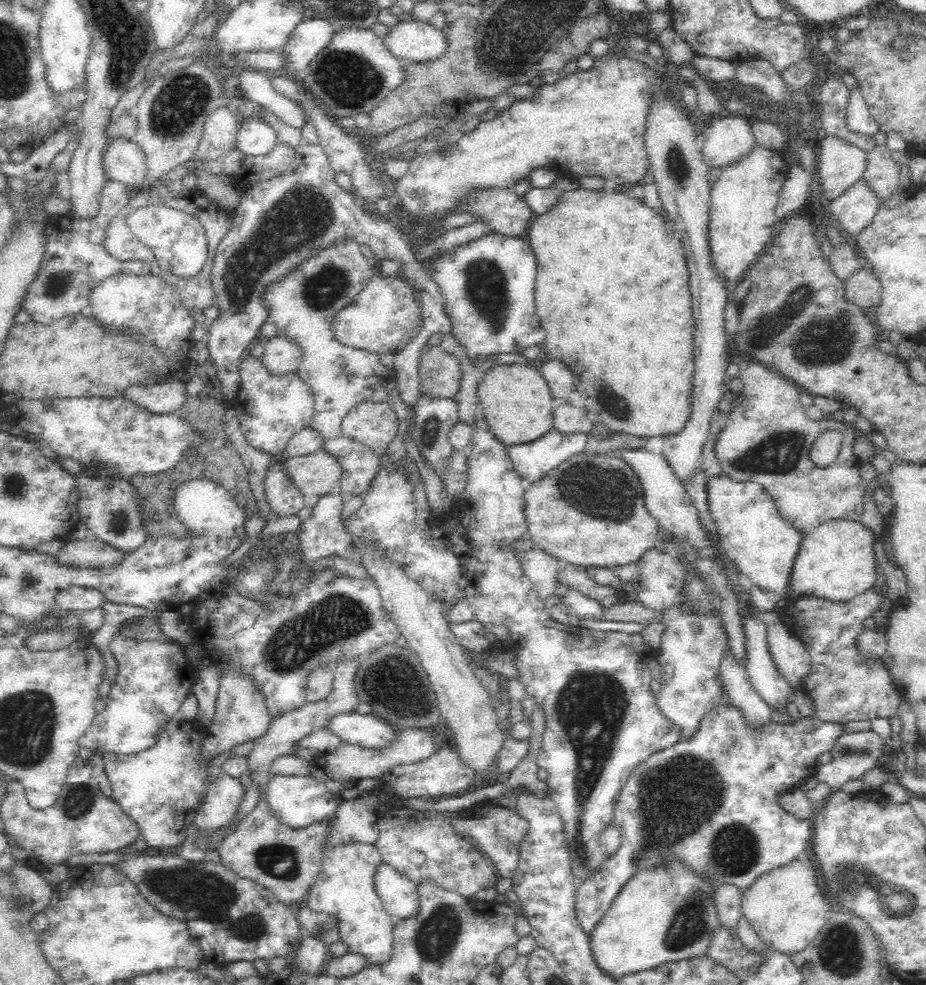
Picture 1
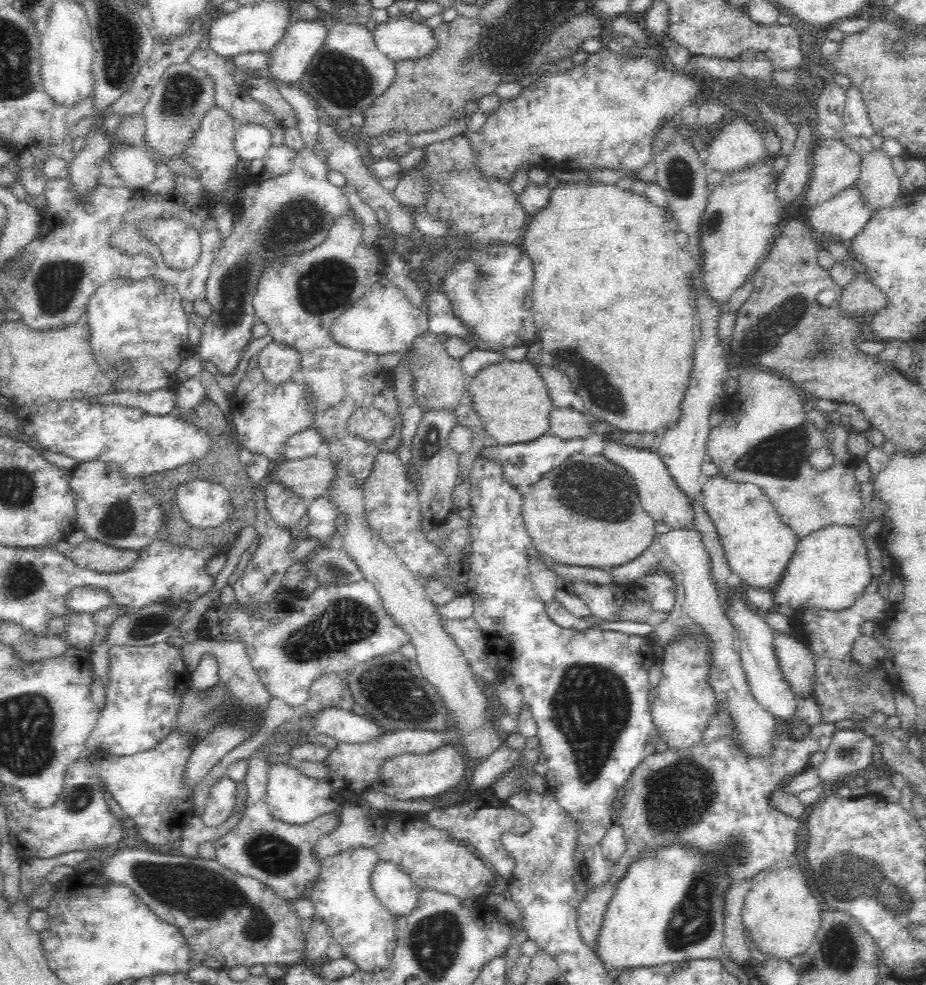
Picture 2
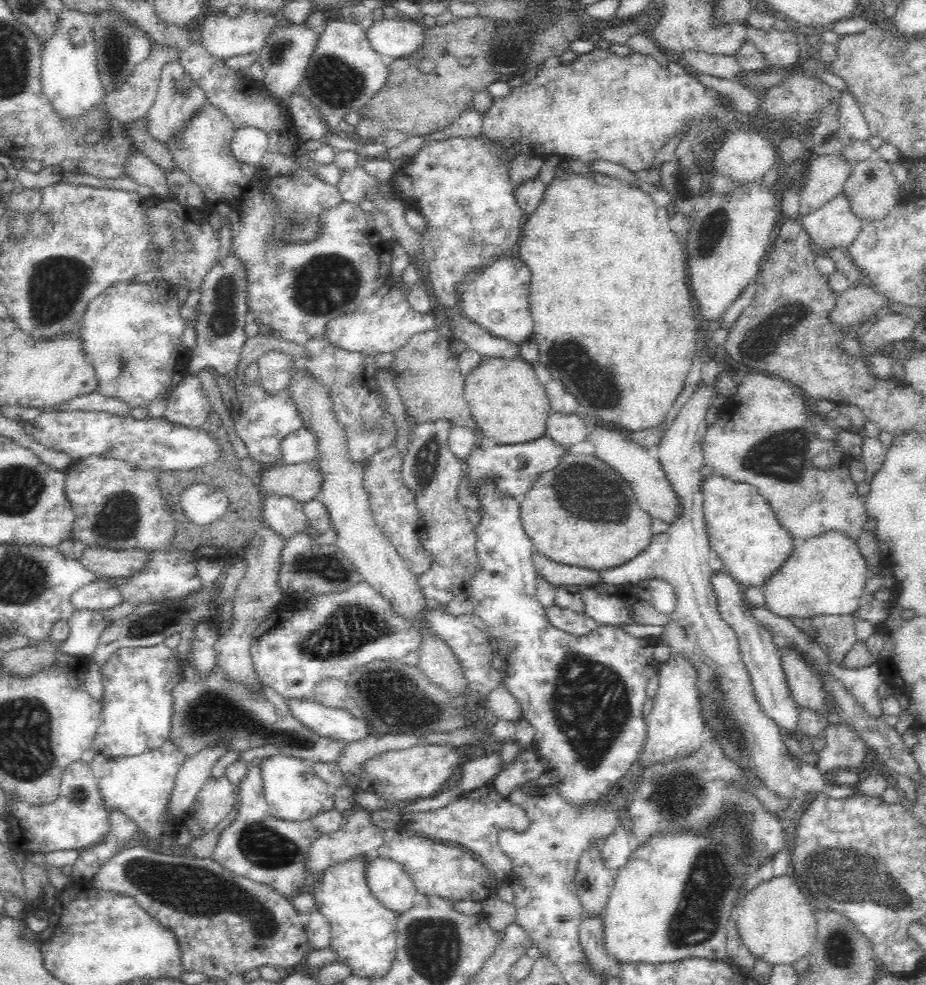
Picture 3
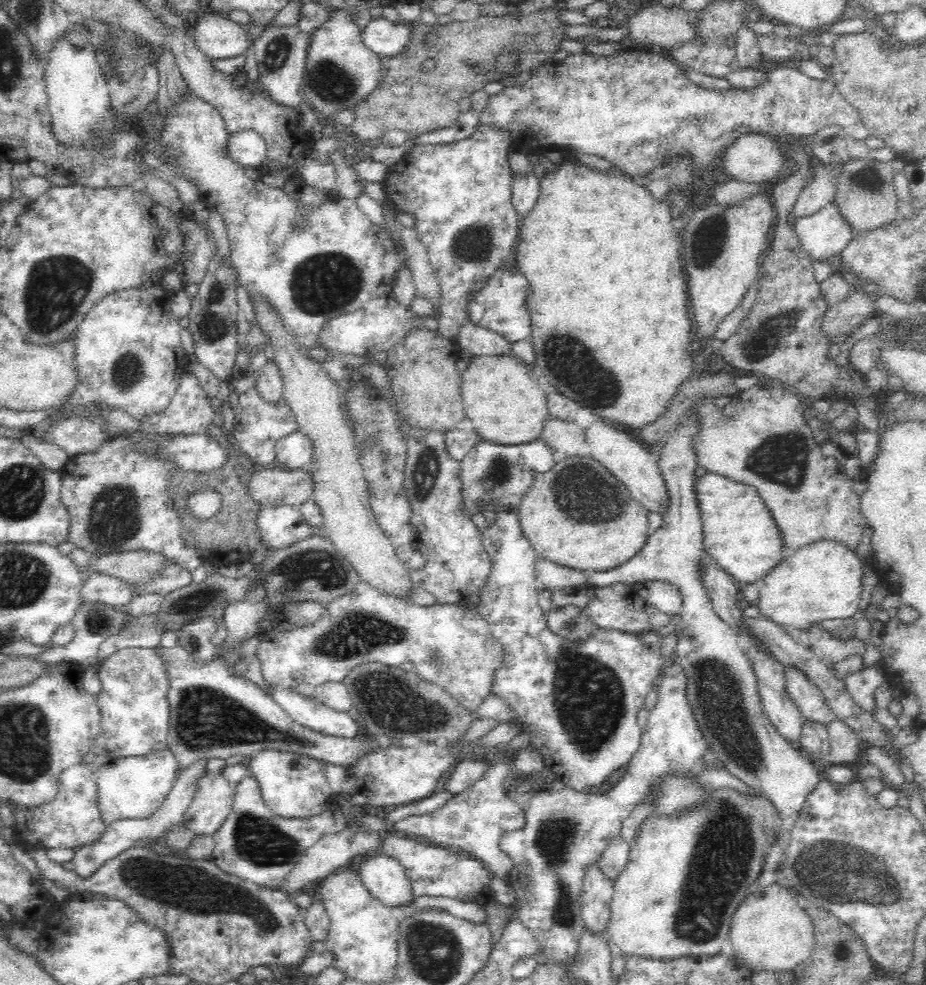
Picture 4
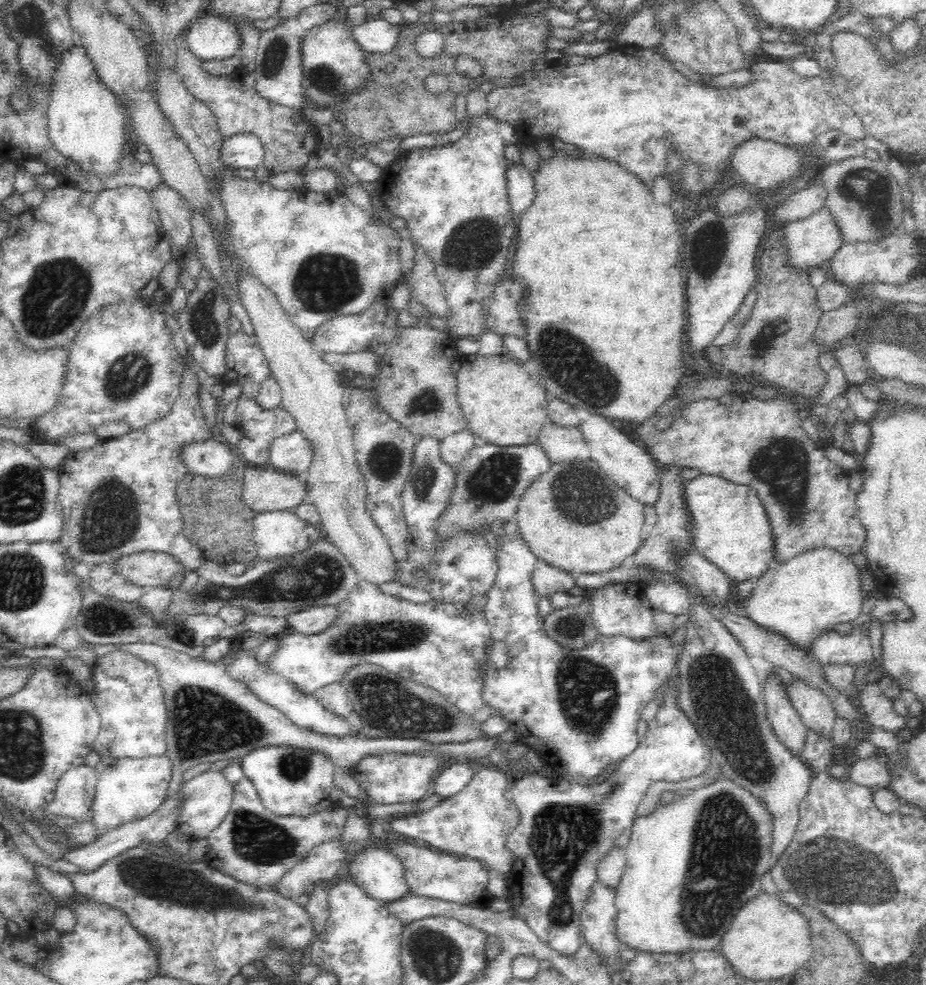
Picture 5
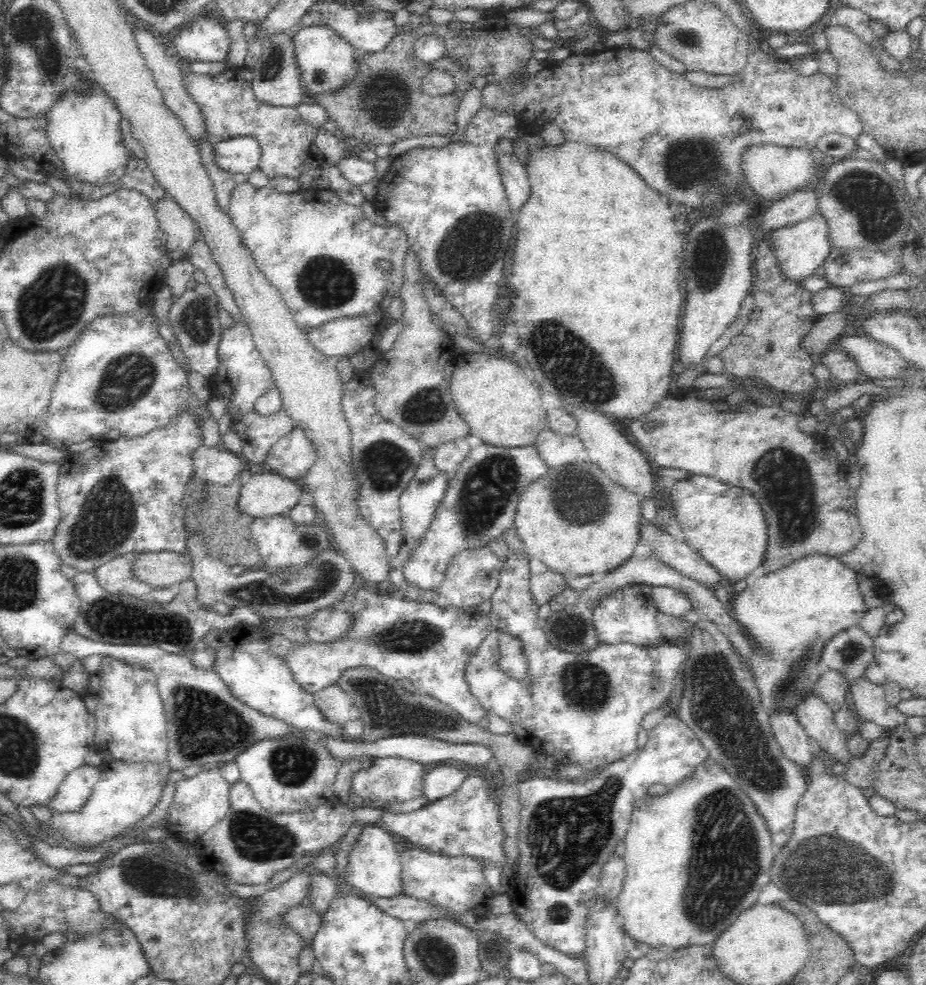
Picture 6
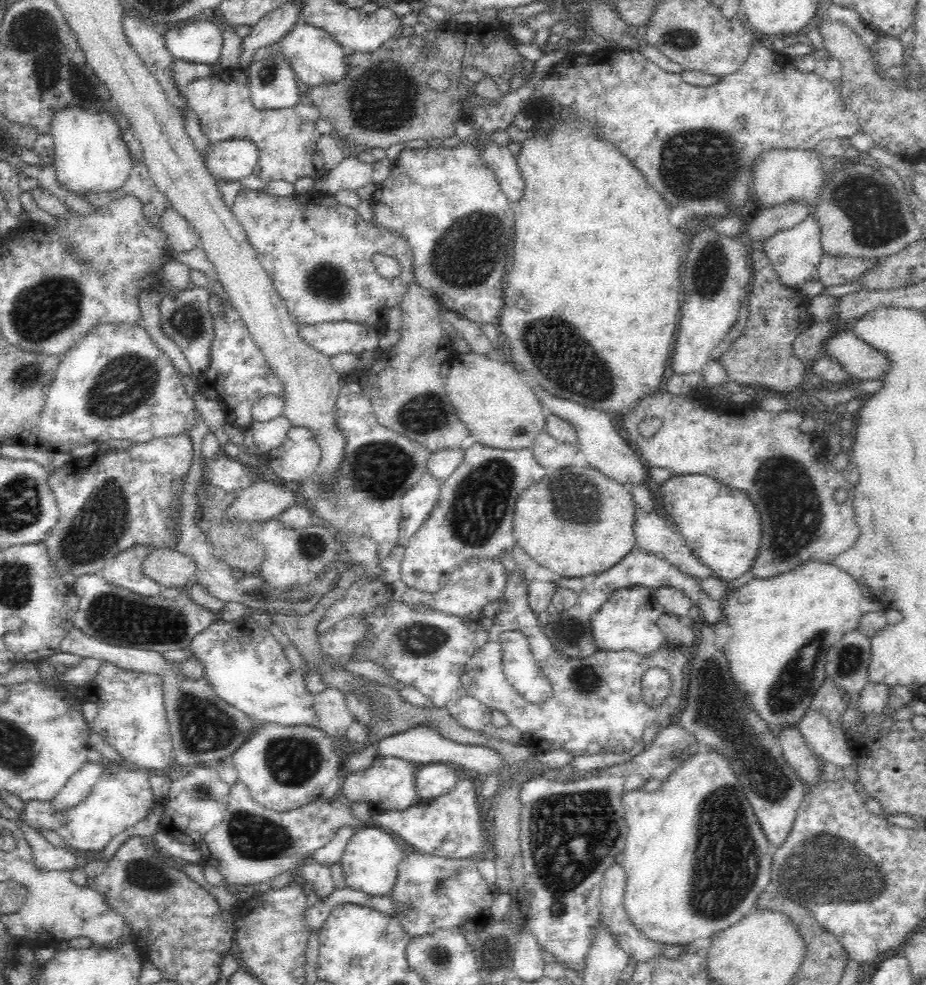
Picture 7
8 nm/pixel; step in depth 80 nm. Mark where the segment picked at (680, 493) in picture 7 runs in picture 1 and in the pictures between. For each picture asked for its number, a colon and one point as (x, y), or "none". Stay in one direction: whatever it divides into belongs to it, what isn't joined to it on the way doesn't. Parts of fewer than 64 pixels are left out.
1: (764, 546)
2: (759, 547)
3: (745, 531)
4: (742, 537)
5: (733, 531)
6: (724, 524)

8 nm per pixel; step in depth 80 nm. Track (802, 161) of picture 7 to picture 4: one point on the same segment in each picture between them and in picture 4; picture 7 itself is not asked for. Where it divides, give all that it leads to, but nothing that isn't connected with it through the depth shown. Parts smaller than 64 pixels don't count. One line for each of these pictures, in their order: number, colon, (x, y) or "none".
4: (751, 157)
5: (762, 162)
6: (772, 171)

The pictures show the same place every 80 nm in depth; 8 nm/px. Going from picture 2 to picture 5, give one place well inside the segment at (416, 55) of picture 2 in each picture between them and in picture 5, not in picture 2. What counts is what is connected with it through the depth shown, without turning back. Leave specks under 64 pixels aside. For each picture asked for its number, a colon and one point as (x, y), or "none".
3: (398, 38)
4: (388, 39)
5: (377, 36)

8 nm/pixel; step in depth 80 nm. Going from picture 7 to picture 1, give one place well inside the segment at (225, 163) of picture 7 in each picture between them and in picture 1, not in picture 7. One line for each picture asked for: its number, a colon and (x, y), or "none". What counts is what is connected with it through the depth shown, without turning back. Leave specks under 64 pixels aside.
1: (255, 136)
2: (252, 140)
3: (249, 144)
4: (247, 147)
5: (244, 150)
6: (242, 153)

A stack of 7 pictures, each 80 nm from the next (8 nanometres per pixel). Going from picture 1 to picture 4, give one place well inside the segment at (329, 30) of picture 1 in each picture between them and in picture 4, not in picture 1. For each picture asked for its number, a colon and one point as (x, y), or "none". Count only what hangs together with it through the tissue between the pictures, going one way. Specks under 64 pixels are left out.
2: (304, 40)
3: (284, 61)
4: (282, 51)

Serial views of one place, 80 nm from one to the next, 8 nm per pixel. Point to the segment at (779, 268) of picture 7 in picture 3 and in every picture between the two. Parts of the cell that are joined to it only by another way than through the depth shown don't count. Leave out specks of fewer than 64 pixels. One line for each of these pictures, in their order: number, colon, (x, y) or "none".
3: (835, 224)
4: (826, 233)
5: (813, 240)
6: (802, 247)

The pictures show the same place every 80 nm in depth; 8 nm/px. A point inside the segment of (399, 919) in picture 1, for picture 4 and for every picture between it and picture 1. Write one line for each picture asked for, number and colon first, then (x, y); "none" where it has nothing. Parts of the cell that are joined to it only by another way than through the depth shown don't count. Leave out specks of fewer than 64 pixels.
2: (396, 891)
3: (394, 888)
4: (386, 879)

